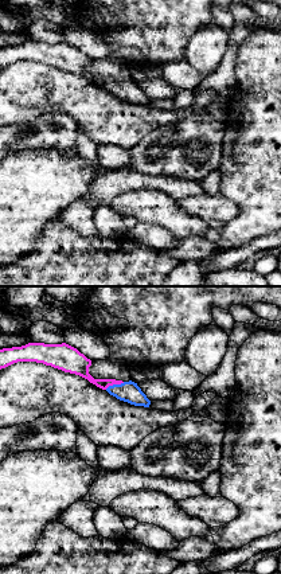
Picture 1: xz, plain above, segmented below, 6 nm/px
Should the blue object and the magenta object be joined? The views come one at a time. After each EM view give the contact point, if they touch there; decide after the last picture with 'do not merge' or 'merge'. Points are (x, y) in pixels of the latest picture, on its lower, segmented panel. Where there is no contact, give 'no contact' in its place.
meets blue at (114, 385)

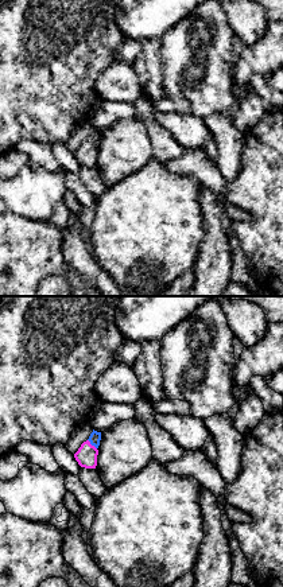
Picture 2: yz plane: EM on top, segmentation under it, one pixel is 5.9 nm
meets blue at (92, 444)

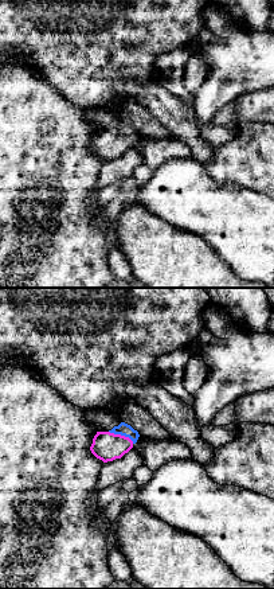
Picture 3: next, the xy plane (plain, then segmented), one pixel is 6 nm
meets blue at (121, 435)

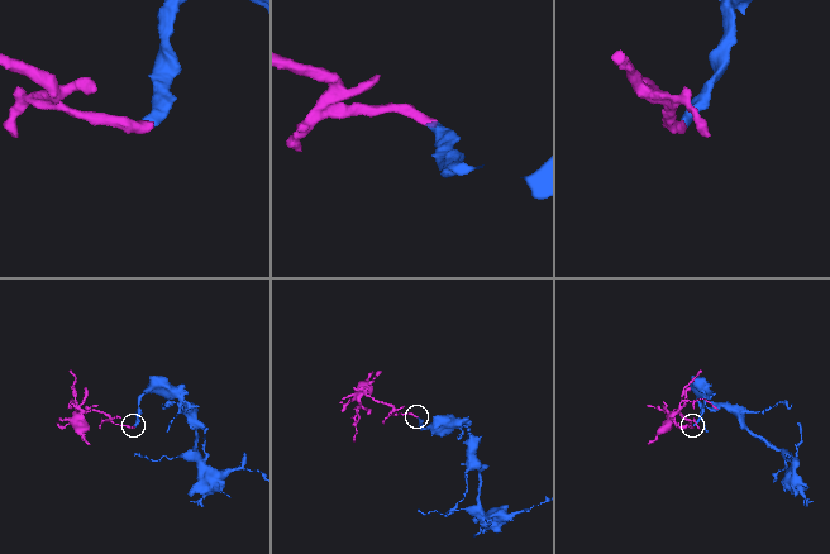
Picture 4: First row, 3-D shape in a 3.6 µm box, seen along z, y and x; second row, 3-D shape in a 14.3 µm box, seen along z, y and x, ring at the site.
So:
merge

